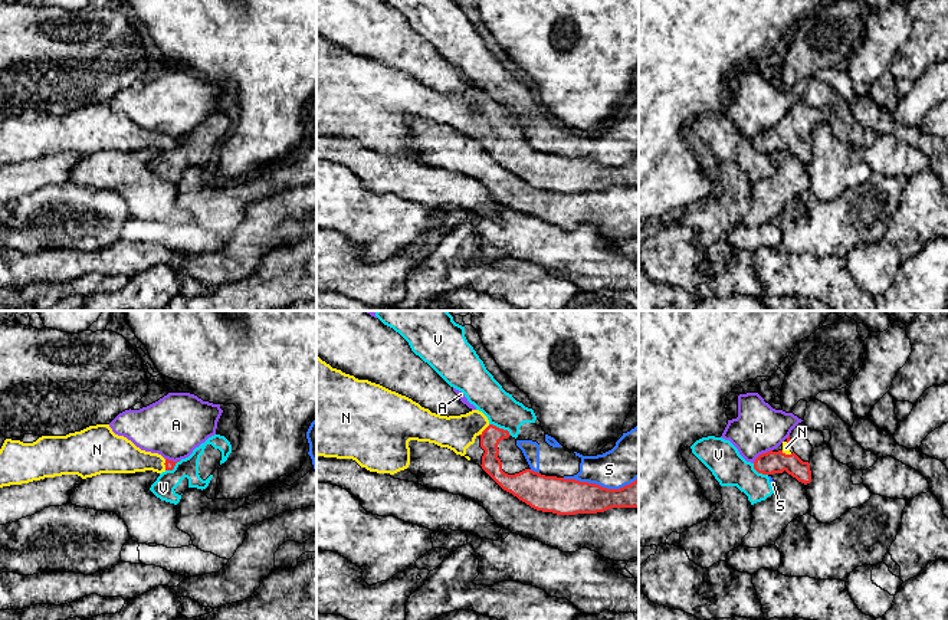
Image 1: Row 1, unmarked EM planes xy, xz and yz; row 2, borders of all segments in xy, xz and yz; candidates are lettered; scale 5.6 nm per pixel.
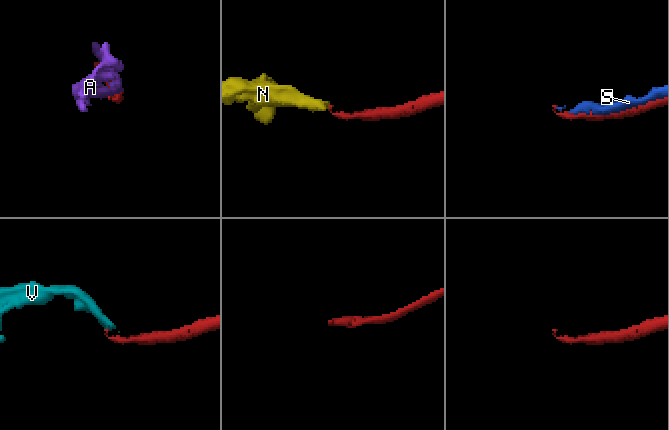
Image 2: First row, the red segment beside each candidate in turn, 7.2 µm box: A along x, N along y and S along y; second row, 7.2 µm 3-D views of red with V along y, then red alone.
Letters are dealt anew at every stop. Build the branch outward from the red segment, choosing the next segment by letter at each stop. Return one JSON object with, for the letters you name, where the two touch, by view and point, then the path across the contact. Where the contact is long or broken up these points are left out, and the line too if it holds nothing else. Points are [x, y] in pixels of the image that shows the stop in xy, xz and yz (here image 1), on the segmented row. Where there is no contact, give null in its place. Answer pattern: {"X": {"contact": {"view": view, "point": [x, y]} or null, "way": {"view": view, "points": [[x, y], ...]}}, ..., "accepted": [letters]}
{"N": {"contact": {"view": "xz", "point": [485, 429]}}, "accepted": ["N"]}

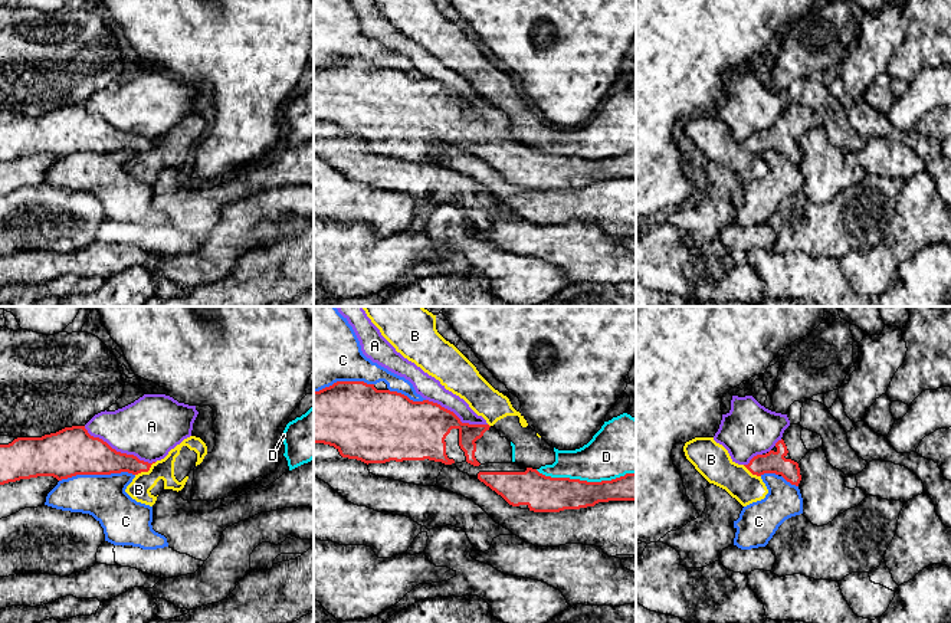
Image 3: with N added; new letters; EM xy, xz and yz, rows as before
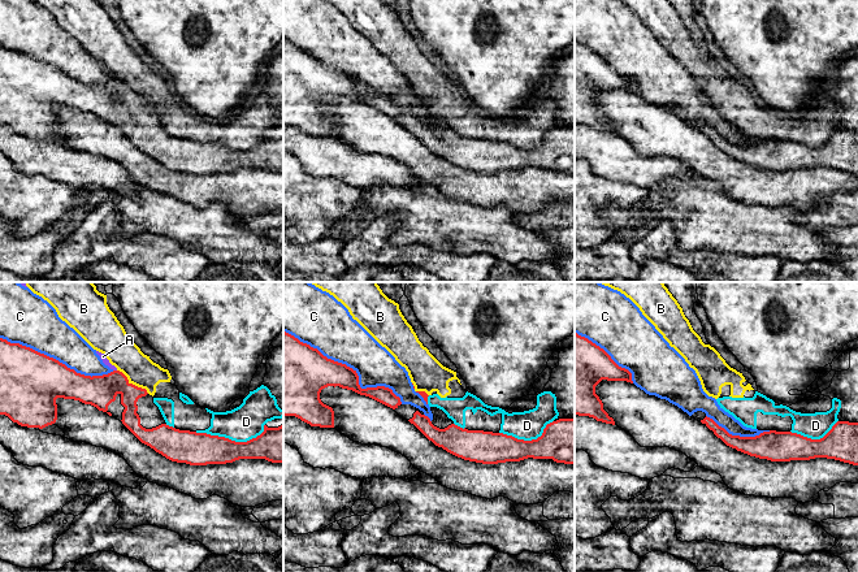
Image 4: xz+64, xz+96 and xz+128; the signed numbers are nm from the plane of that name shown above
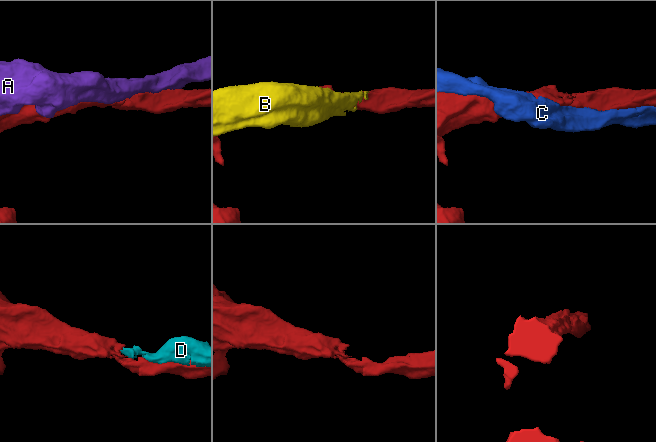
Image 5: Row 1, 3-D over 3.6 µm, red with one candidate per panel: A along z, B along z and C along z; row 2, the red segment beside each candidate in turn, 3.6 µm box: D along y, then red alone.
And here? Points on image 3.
{"accepted": []}

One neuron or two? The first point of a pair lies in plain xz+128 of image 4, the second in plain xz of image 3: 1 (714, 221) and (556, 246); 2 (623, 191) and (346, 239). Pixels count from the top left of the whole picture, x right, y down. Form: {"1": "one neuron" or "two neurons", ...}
{"1": "one neuron", "2": "two neurons"}

